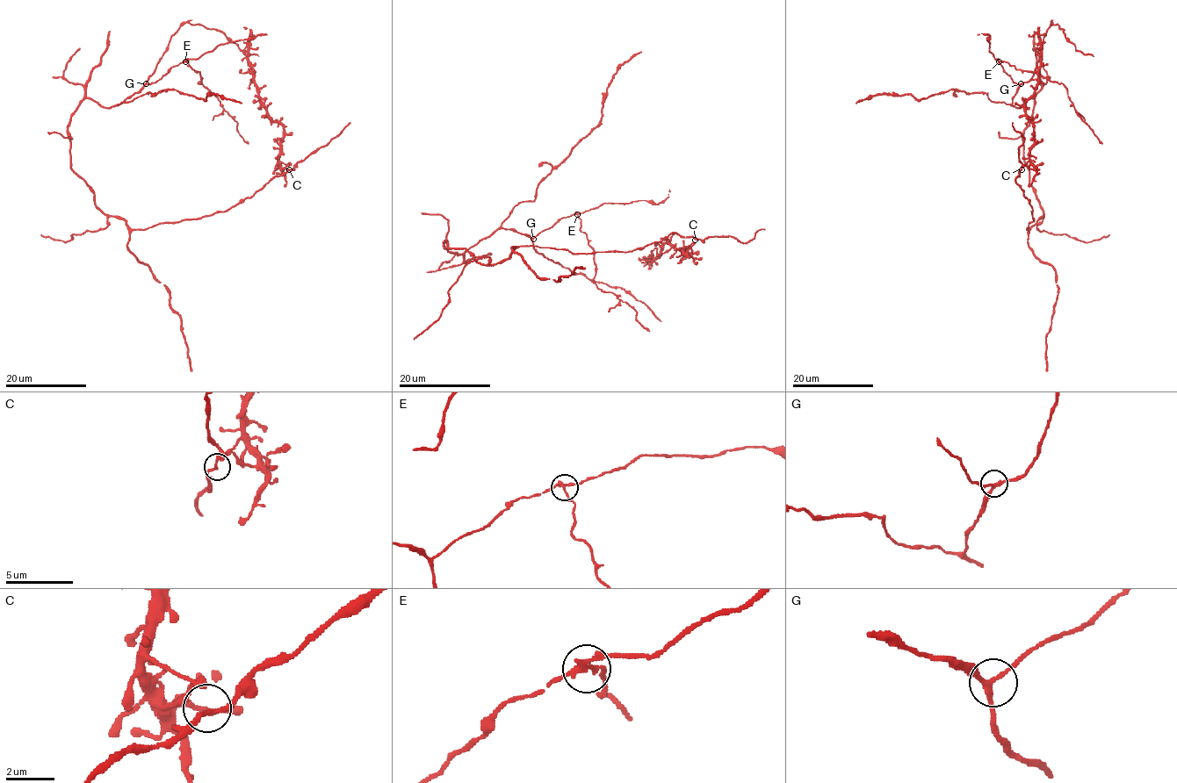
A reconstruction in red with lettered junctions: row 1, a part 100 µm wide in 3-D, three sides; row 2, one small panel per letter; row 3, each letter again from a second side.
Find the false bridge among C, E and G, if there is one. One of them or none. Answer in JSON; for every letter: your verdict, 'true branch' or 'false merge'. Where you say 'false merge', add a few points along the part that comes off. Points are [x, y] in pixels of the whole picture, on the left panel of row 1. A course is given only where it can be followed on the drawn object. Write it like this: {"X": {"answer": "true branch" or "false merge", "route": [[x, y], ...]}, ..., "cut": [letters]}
{"C": {"answer": "true branch"}, "E": {"answer": "false merge", "route": [[185, 61], [191, 69], [199, 72], [198, 83], [216, 97], [237, 123], [237, 132], [249, 144]]}, "G": {"answer": "true branch"}, "cut": ["E"]}

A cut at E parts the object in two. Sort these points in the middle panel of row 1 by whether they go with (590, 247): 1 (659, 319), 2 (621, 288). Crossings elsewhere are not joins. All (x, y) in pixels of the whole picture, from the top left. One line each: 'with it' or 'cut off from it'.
1: cut off from it
2: cut off from it

